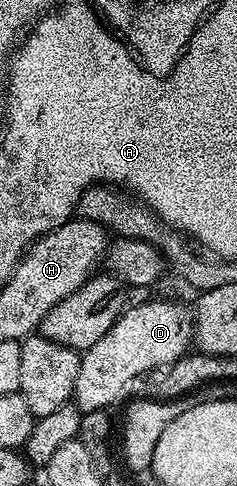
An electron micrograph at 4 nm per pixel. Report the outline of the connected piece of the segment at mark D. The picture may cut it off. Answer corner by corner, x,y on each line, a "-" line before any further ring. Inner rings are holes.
148,300
145,304
125,307
120,317
86,349
78,366
78,382
74,386
74,403
81,413
93,412
99,408
111,409
111,404
122,397
122,385
129,378
149,372
163,364
177,360
189,351
194,336
194,320
180,304
172,300

